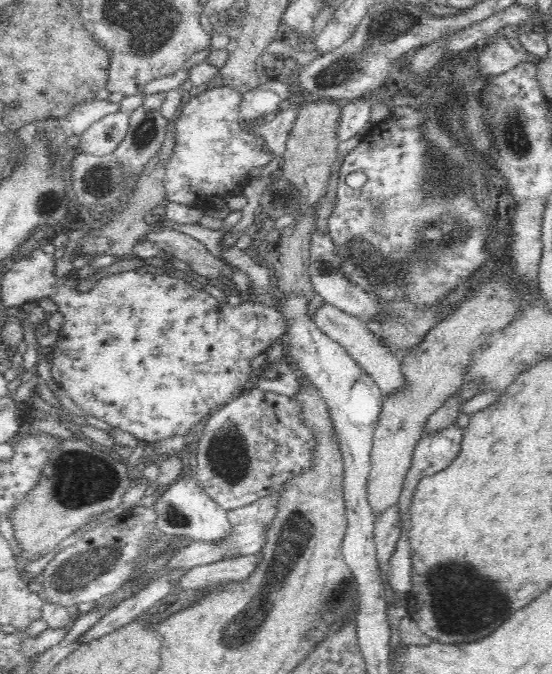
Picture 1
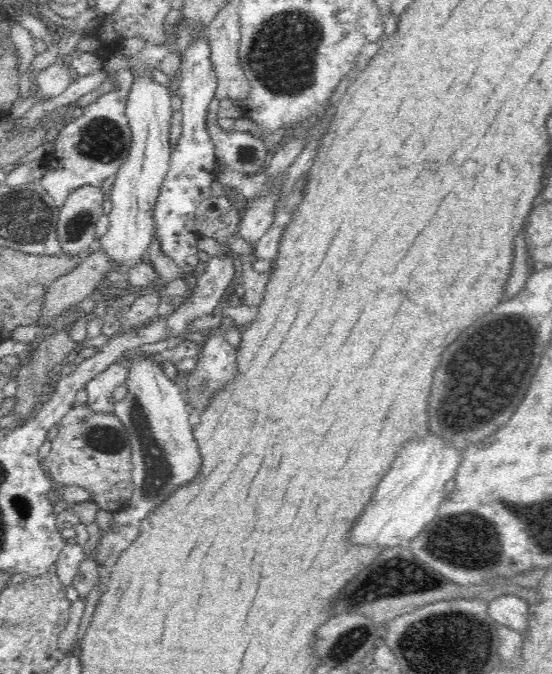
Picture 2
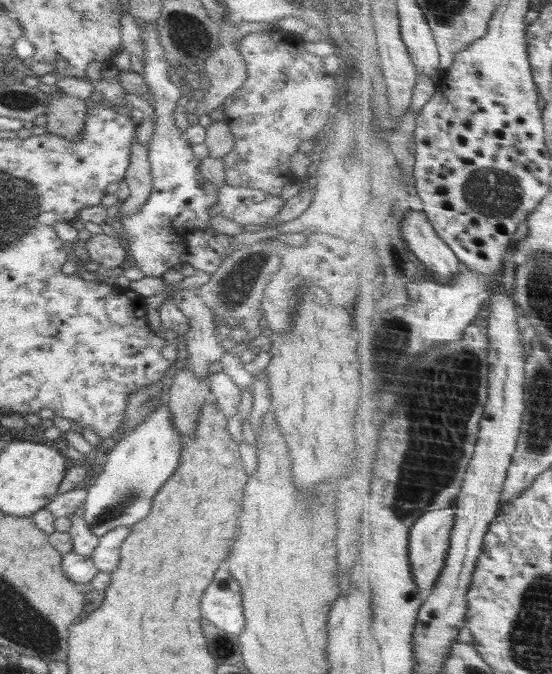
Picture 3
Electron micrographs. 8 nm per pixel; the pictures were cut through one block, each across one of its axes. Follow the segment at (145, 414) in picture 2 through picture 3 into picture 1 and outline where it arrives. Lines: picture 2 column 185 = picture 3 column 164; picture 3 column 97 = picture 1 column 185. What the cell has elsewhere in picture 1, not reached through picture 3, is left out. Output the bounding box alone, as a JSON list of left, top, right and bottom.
[152,469,232,543]

